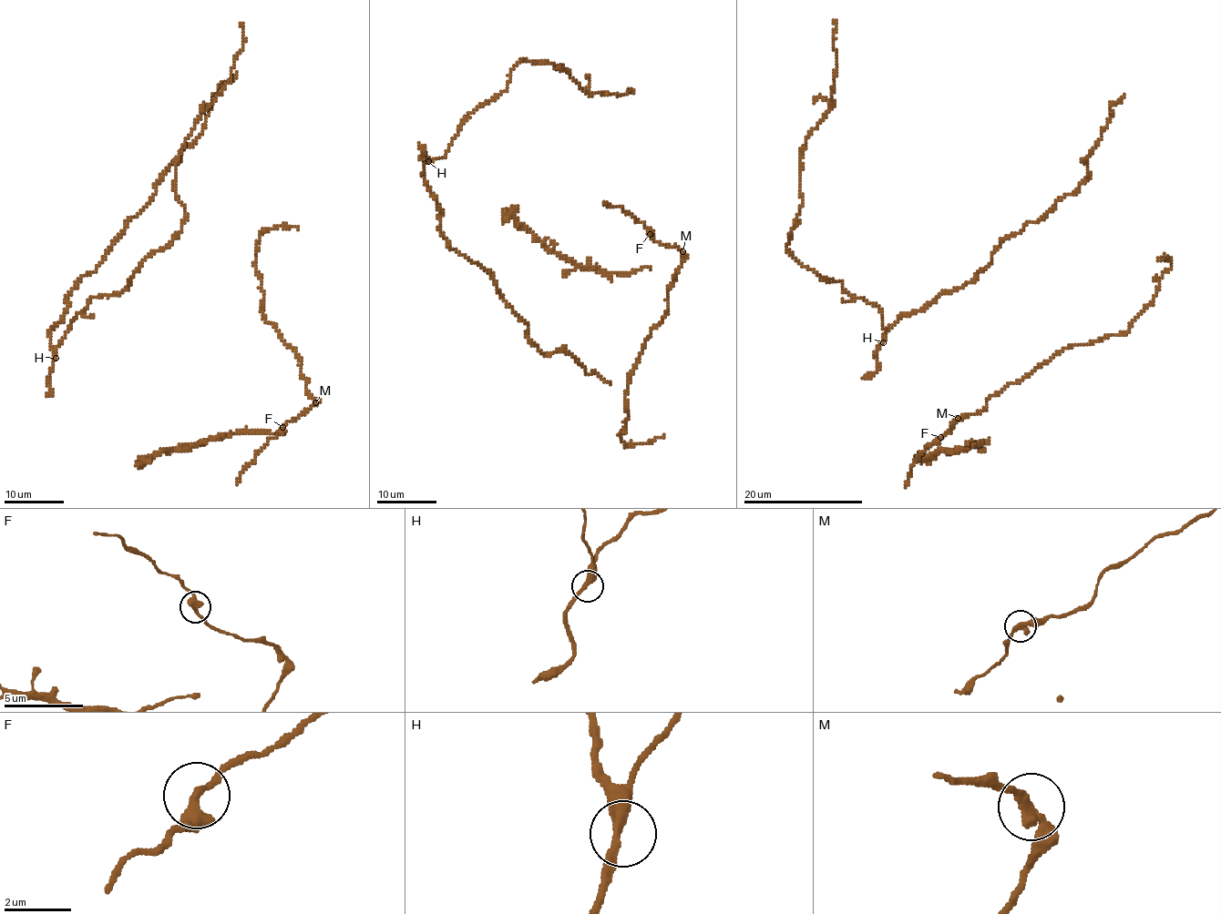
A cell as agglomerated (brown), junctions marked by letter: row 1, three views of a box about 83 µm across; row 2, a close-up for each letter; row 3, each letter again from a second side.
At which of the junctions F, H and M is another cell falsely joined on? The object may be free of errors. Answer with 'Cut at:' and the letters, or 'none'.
Cut at: none

